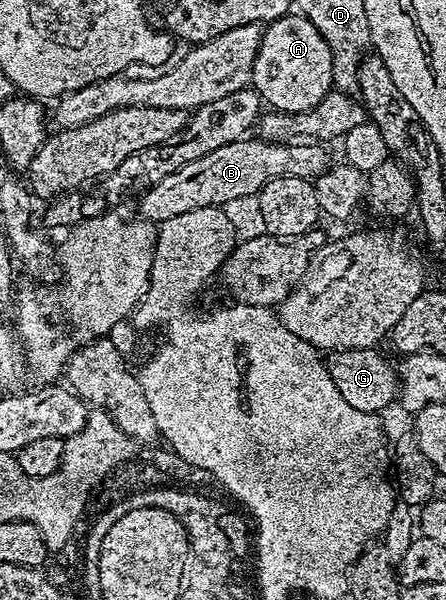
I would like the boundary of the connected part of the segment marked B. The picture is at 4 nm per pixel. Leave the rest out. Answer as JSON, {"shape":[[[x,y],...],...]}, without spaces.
{"shape":[[[246,136],[240,142],[223,144],[223,148],[215,148],[215,152],[207,152],[207,156],[199,156],[199,160],[191,160],[191,164],[183,164],[183,168],[171,172],[171,176],[163,176],[163,180],[152,183],[144,191],[144,213],[160,224],[183,212],[195,212],[208,206],[224,207],[225,202],[237,202],[240,198],[252,199],[276,178],[316,179],[328,165],[322,145],[284,146],[281,142],[254,138]]]}

